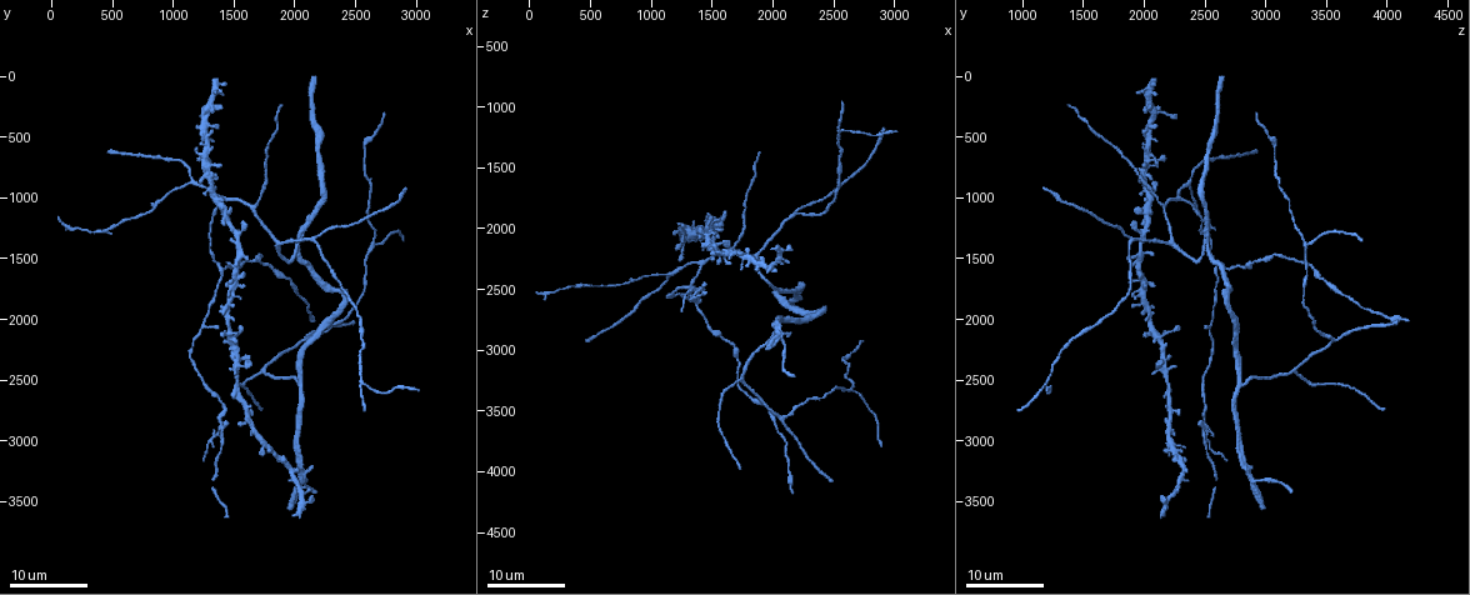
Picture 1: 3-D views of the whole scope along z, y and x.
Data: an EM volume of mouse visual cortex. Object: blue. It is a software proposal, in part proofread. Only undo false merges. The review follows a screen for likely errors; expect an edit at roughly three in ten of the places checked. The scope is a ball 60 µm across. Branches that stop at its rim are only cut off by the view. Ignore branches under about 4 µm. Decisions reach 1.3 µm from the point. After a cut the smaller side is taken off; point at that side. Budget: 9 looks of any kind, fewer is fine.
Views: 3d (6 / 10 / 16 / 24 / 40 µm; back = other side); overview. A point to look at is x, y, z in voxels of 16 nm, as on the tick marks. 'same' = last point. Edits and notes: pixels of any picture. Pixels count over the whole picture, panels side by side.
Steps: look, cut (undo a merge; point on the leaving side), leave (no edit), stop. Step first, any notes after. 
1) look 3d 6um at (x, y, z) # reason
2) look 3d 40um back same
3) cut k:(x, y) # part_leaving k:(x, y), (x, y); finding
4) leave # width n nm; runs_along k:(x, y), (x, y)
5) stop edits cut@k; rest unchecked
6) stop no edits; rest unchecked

look 3d 16um at (2660, 1360, 3320) # branch point

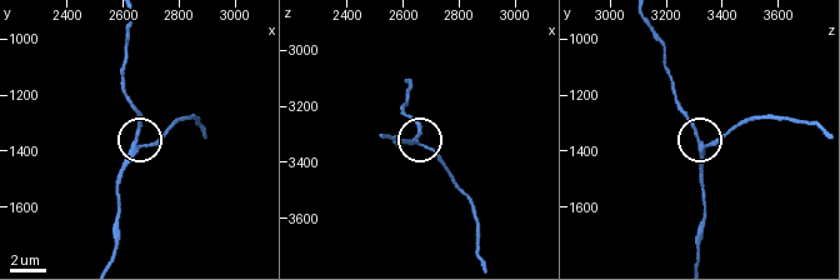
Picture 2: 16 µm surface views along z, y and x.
look 3d 10um at (2650, 1380, 3330)

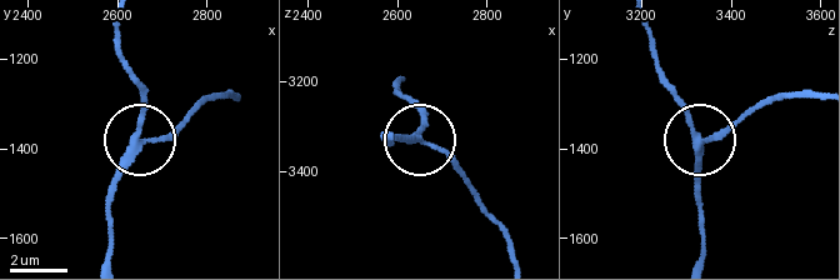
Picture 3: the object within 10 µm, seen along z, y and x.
look 3d 10um back at (2640, 1380, 3325)

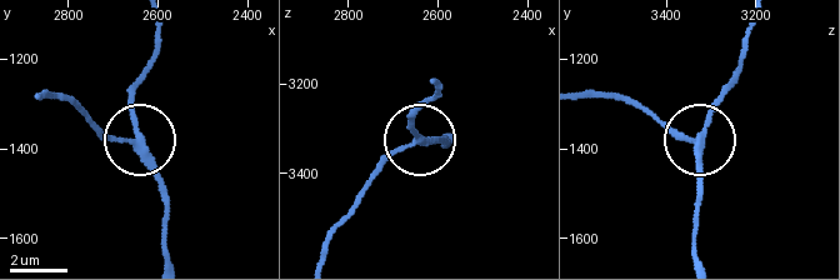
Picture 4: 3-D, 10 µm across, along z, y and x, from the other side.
leave # width 210 nm; runs_along 4:(694, 253), (699, 140), (659, 126); continuous, no second neuron

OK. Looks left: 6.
look 3d 24um at (1180, 860, 2380) # a fork

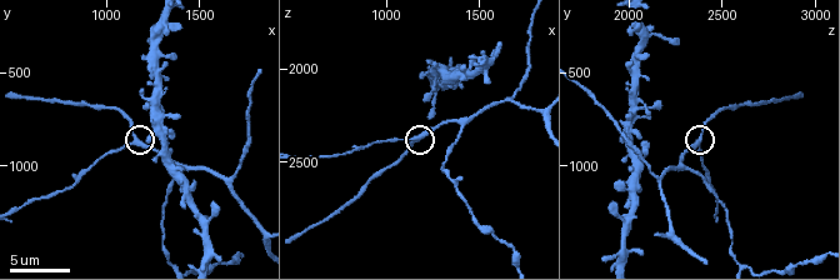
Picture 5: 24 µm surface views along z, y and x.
look 3d 6um at (1160, 860, 2380)

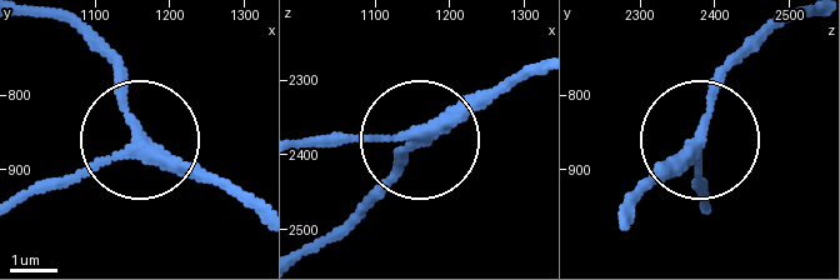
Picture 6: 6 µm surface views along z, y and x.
leave # arms 3; runs_along 6:(254, 214), (146, 154), (119, 71), (79, 26); all the same neuron

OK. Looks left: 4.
look 3d 16um at (2060, 2140, 3600) # branch point

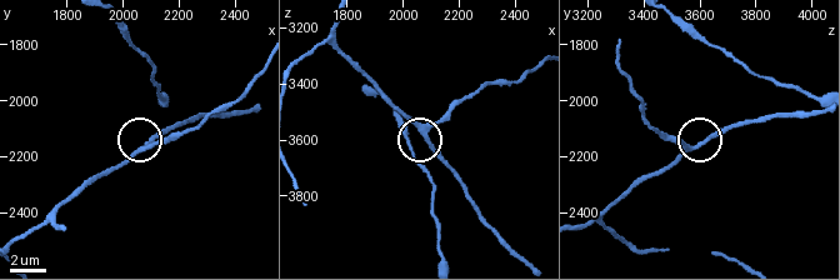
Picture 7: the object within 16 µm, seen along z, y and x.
look 3d 10um at (2080, 2160, 3580)

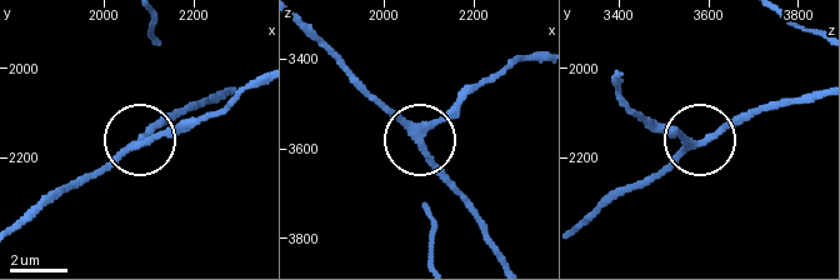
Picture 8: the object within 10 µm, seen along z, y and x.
leave # width 240 nm; runs_along 8:(585, 223), (755, 106); one neuron here

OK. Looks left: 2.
look 3d 16um at (1760, 2440, 3260) # small branch off a trunk

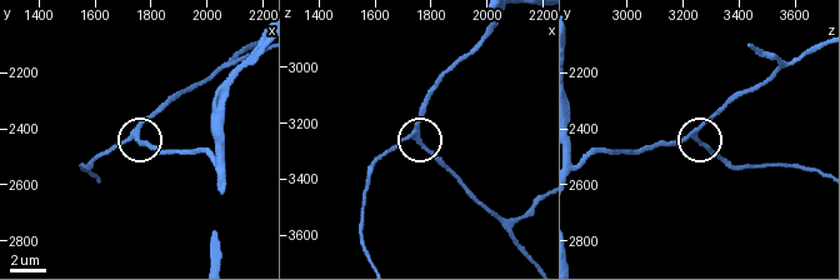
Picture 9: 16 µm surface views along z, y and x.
look 3d 6um at (1730, 2420, 3240)

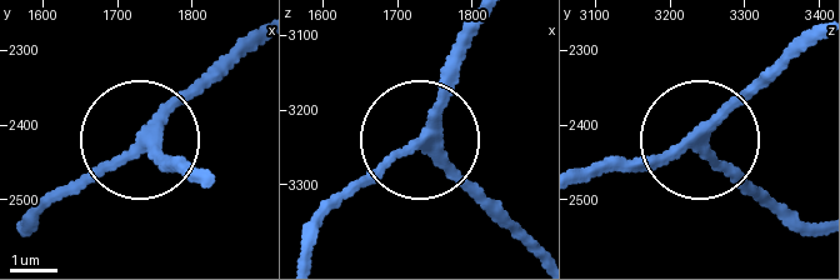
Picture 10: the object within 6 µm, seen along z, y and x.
leave # runs_along 10:(211, 180), (139, 144), (36, 216); continuous, no second neuron

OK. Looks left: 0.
stop no edits; rest unchecked

